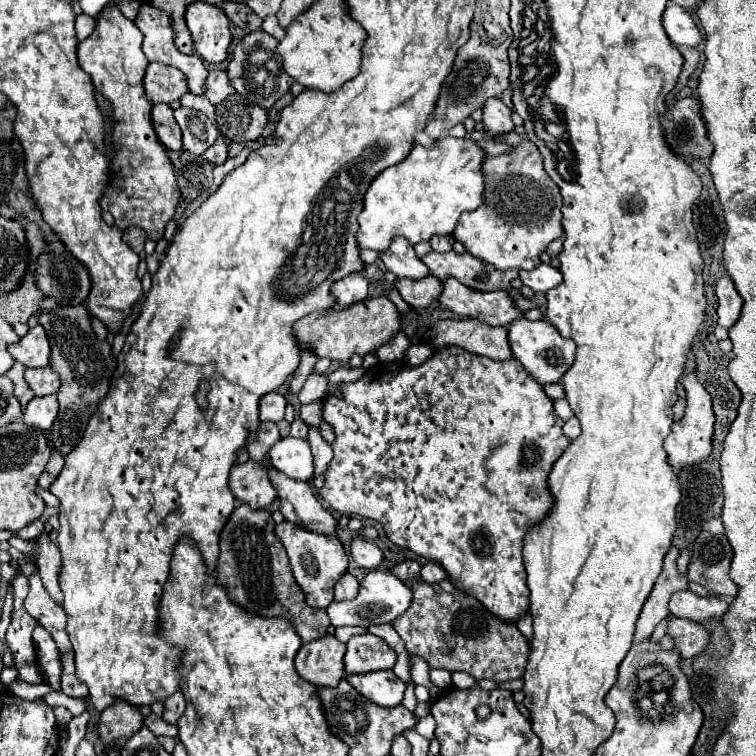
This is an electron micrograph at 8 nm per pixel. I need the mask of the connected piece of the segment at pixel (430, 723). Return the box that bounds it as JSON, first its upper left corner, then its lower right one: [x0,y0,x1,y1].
[415,716,435,740]

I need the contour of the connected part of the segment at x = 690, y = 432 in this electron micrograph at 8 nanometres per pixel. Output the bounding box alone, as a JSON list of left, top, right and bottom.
[665,368,715,470]

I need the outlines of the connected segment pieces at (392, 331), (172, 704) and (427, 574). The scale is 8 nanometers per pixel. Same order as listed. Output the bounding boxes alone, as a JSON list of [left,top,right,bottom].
[[293,296,401,362],[161,690,185,724],[421,562,447,584]]

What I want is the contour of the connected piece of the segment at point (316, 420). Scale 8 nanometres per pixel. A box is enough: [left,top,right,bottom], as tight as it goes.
[301,400,321,426]

